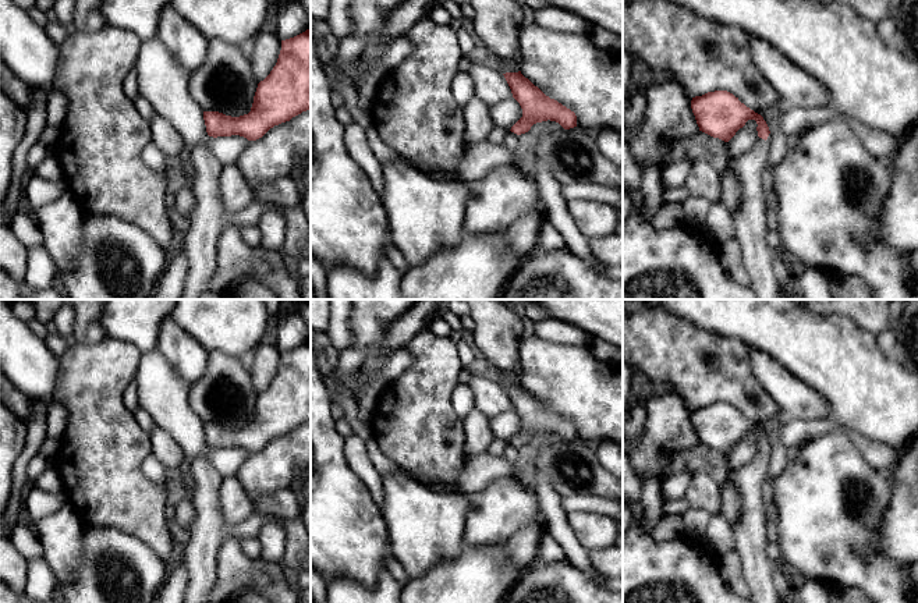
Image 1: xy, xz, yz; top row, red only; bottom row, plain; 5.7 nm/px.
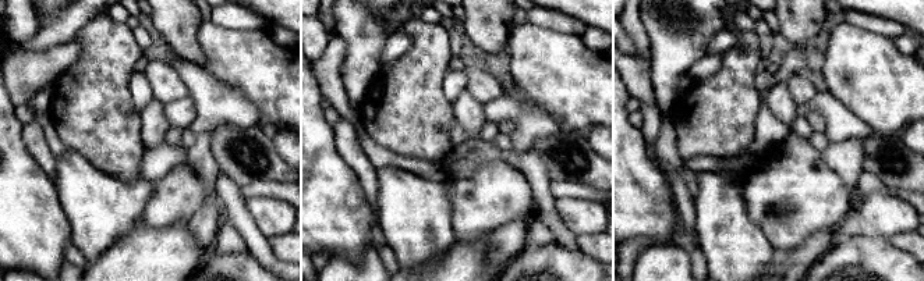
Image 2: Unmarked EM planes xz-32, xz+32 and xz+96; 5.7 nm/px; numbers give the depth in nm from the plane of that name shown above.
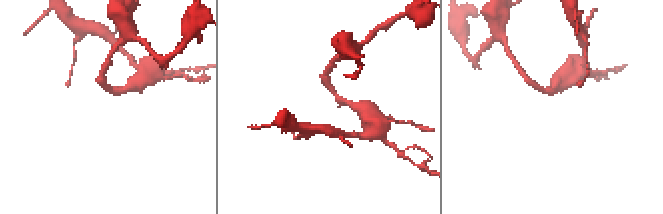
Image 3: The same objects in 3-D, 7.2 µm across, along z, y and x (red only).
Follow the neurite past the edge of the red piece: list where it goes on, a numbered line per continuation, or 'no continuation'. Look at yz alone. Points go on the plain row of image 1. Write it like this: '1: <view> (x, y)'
1: yz (750, 529)

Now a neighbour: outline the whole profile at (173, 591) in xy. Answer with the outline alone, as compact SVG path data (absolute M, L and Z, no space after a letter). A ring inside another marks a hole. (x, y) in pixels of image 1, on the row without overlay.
M173 558L167 565L167 578L160 588L155 603L184 603L188 585L188 570L184 558Z

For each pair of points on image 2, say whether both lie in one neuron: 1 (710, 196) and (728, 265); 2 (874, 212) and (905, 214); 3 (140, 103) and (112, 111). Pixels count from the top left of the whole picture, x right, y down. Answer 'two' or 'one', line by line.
1: one
2: one
3: two

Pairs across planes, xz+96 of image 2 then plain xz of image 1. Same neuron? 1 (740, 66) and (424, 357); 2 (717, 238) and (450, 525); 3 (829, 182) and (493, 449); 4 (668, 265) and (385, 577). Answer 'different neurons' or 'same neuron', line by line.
1: same neuron
2: same neuron
3: different neurons
4: same neuron

